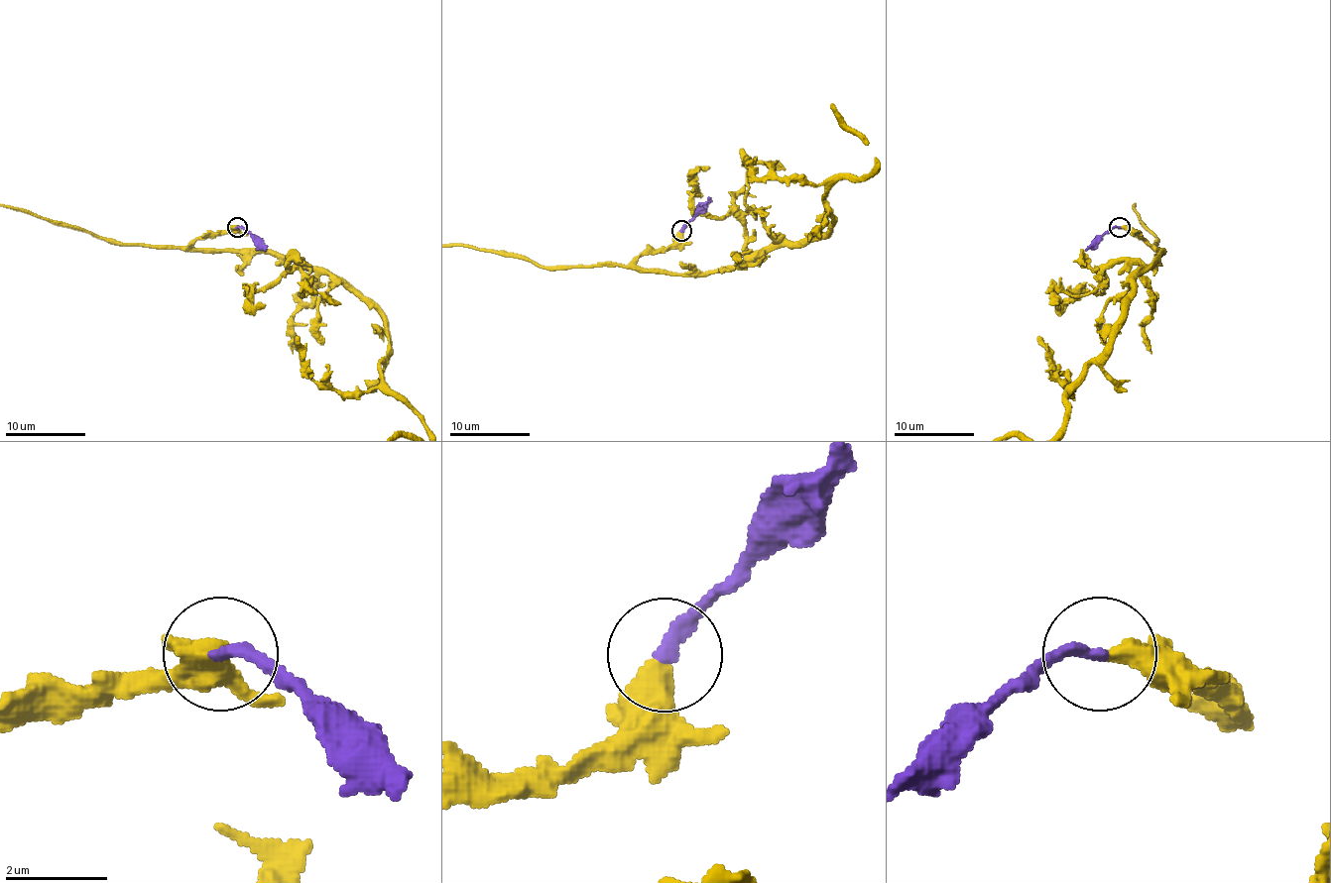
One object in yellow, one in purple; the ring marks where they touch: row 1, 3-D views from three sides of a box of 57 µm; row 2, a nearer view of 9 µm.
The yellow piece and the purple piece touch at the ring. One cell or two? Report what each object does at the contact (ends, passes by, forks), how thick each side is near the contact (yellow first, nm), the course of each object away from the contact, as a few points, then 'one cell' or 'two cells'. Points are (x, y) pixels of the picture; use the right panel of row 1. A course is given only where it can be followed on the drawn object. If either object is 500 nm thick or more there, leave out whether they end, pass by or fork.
calibres 500 and 280 nm; course purple (1120, 228), (1110, 228), (1086, 248); one cell

